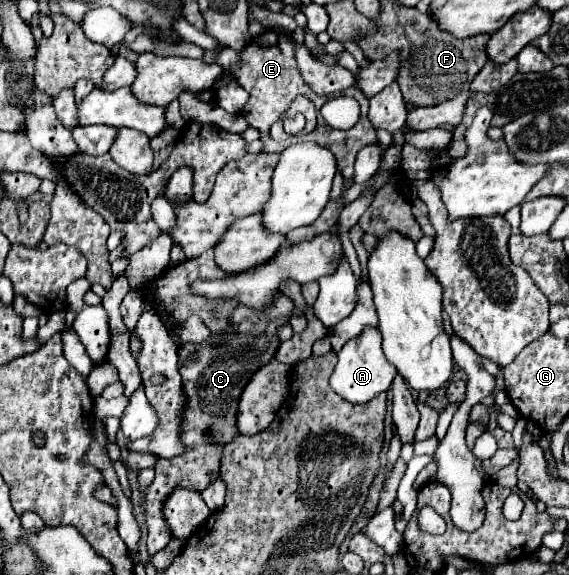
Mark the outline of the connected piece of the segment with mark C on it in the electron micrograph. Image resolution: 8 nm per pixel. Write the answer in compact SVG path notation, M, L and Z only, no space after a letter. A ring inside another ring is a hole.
M276 293L276 301L272 301L272 305L264 309L264 313L256 313L256 309L248 309L246 305L240 305L232 313L232 327L234 327L232 333L242 333L248 337L232 339L230 343L224 343L220 347L210 347L210 341L204 341L200 345L182 345L180 357L186 357L188 353L198 355L196 363L180 369L184 391L188 395L188 407L184 411L184 423L182 423L182 441L186 443L188 451L180 457L158 459L154 467L156 479L146 491L146 525L148 525L148 553L150 555L164 549L168 541L172 539L160 513L160 505L164 497L168 497L168 493L176 485L202 491L218 475L222 445L226 445L228 441L232 441L232 437L238 435L238 429L236 429L238 395L242 393L242 387L248 383L252 373L274 357L280 345L280 339L276 337L276 329L278 325L288 321L288 315L292 313L292 309L294 309L292 299L284 293ZM262 331L266 331L266 335L254 339L254 335ZM208 429L212 431L210 435L208 435ZM212 441L218 443L220 447L210 447Z

